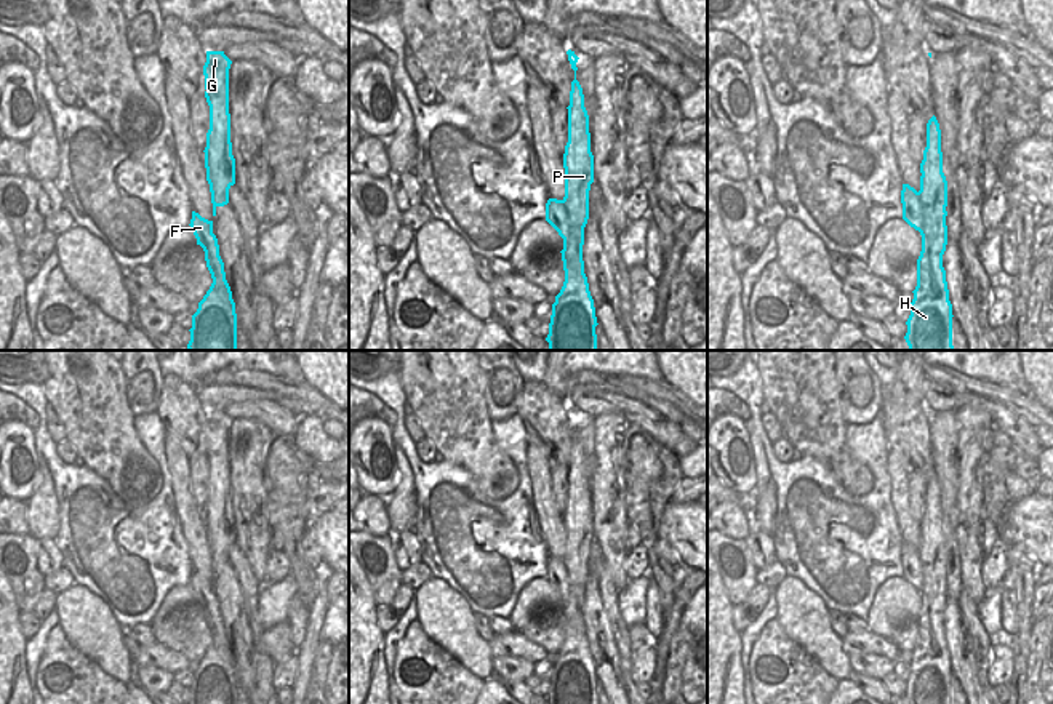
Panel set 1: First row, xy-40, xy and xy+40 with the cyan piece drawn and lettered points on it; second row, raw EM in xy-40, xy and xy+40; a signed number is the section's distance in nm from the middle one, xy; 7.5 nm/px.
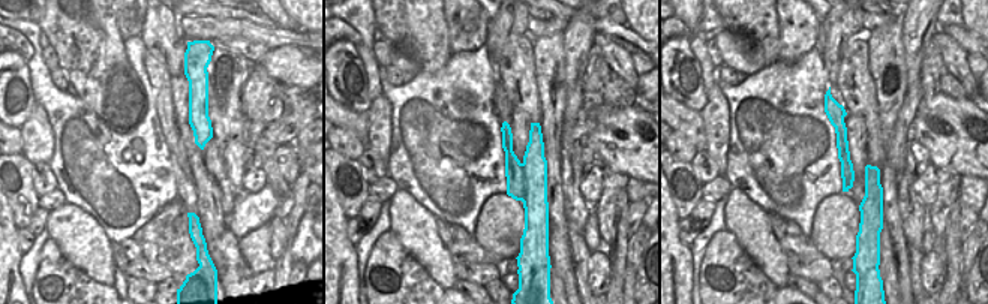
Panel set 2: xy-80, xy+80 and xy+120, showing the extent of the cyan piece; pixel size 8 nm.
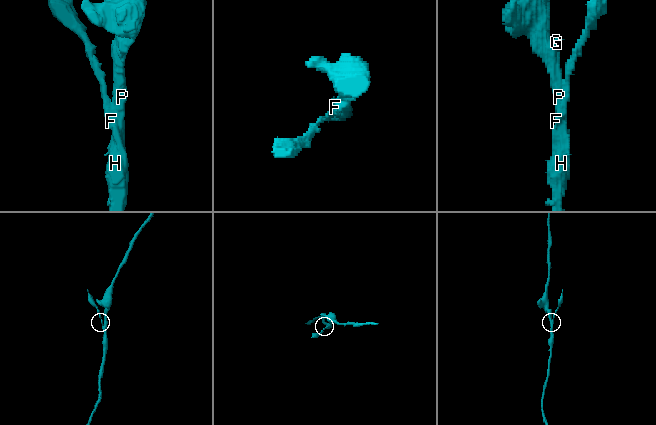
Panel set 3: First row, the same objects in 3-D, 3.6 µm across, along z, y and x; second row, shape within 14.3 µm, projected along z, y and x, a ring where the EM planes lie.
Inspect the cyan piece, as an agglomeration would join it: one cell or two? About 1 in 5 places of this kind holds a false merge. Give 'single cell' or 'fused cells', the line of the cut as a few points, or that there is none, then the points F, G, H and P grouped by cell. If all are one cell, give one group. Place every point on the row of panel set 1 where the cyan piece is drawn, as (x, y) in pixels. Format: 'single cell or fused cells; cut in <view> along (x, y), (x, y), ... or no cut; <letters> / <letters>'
fused cells; cut in xy along (562, 200), (568, 218), (568, 240), (564, 248); F / G H P

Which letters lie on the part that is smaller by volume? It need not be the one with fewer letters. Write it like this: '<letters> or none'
F

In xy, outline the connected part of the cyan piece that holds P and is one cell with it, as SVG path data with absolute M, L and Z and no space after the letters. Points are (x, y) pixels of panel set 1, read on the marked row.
M568 50L575 70L568 109L568 142L563 154L565 197L570 218L570 238L562 253L565 282L552 304L549 323L549 350L597 350L595 307L584 274L583 245L589 219L589 190L594 182L594 155L591 152L589 115L584 94L576 80L578 56Z

